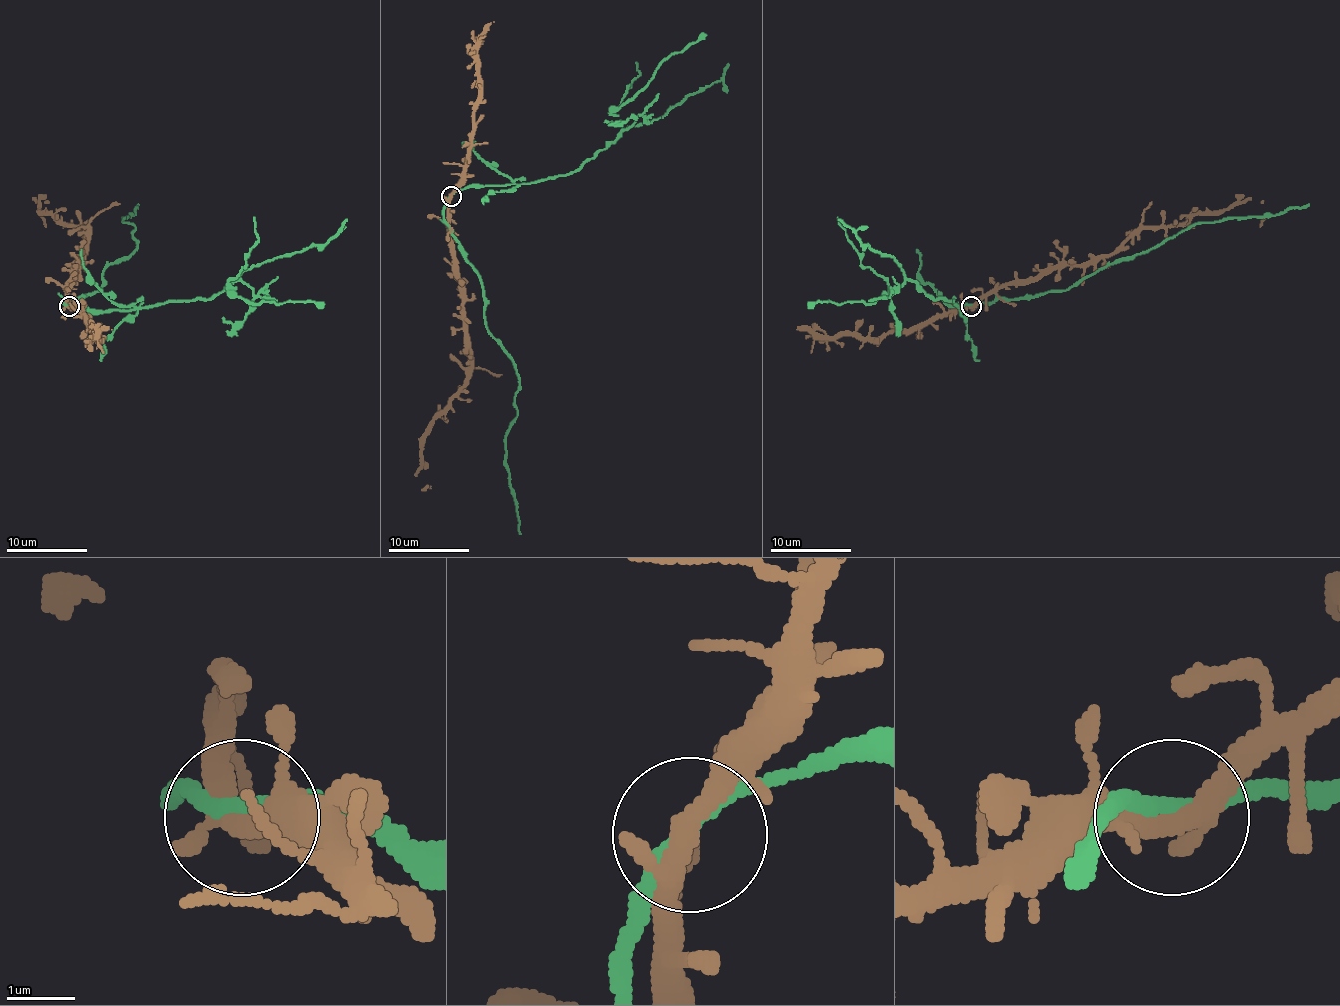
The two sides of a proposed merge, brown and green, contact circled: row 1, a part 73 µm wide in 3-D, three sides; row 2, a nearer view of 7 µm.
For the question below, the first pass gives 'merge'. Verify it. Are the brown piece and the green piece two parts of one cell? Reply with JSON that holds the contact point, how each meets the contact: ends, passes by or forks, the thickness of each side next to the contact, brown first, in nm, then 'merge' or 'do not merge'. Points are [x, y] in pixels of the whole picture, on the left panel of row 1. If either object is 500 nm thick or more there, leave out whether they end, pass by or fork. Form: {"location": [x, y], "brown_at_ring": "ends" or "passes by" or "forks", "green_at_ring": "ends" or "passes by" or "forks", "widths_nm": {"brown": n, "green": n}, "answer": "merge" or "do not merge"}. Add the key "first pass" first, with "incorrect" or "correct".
{"first pass": "incorrect", "location": [69, 306], "brown_at_ring": "forks", "green_at_ring": "passes by", "widths_nm": {"brown": 300, "green": 200}, "answer": "do not merge"}

